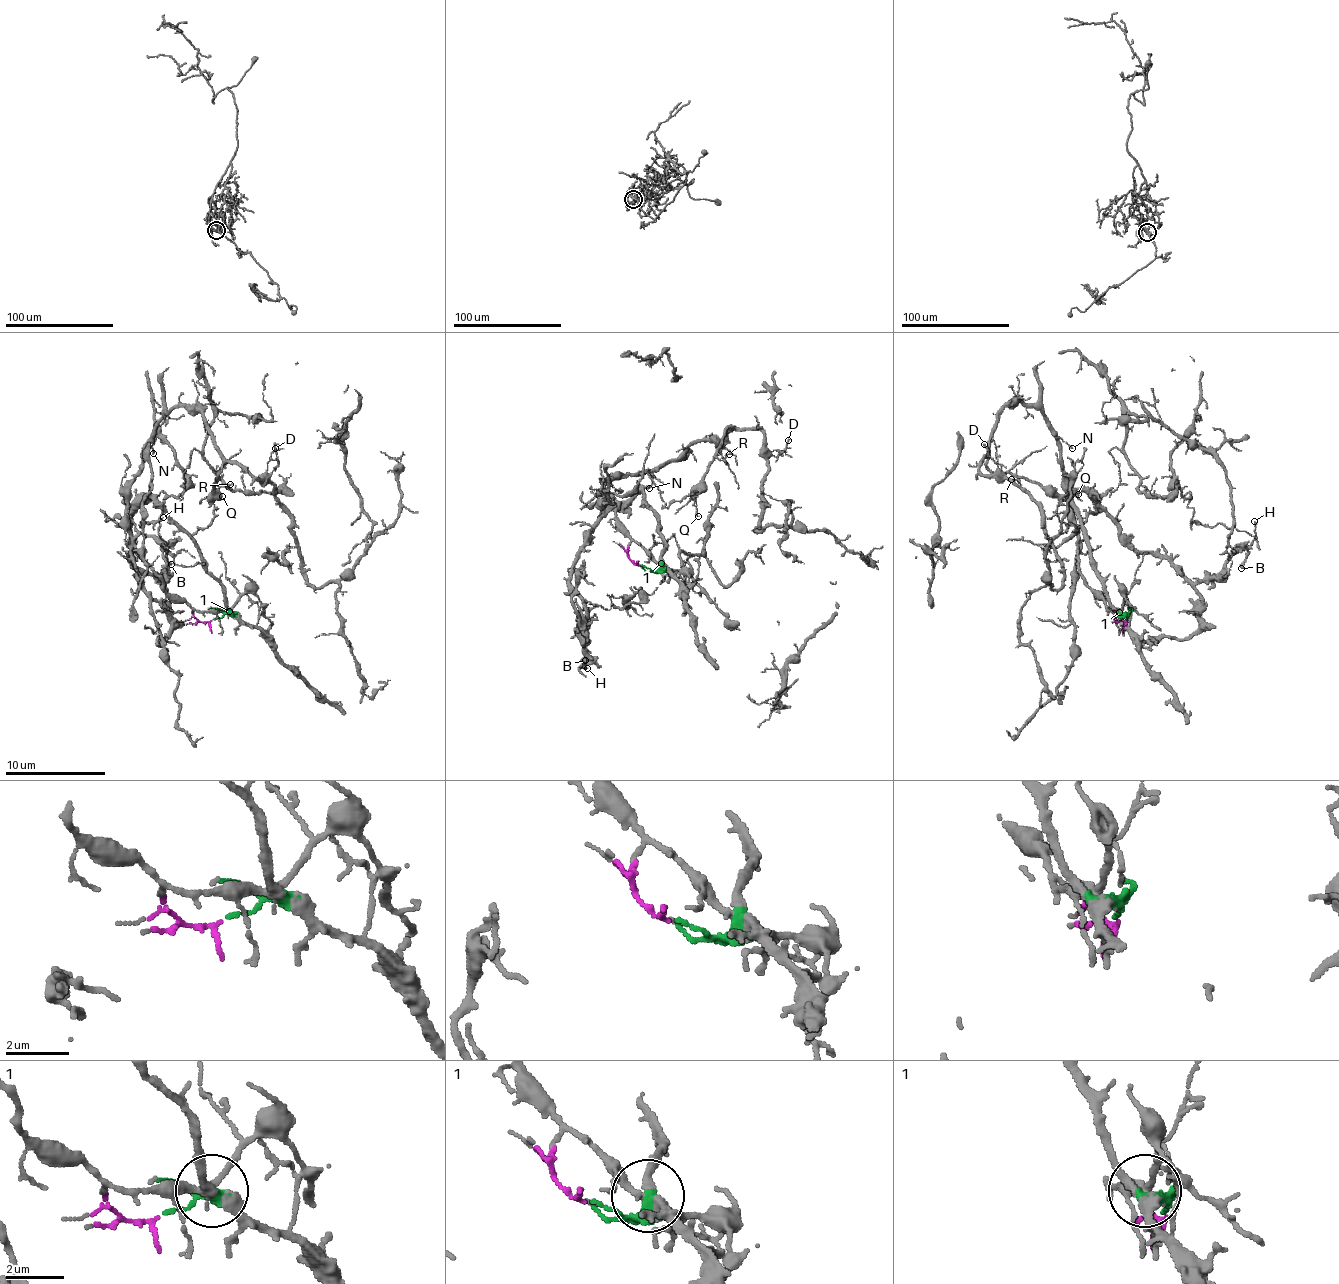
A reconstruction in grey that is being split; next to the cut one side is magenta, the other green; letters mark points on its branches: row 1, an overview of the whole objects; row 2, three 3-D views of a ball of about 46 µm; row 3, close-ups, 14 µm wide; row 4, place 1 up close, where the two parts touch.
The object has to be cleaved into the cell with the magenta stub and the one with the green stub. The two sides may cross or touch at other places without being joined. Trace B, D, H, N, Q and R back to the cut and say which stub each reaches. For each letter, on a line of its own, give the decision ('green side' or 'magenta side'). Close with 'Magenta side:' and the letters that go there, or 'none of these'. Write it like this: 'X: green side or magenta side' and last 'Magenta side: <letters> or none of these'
B: green side
D: magenta side
H: green side
N: magenta side
Q: magenta side
R: magenta side
Magenta side: D, N, Q, R

